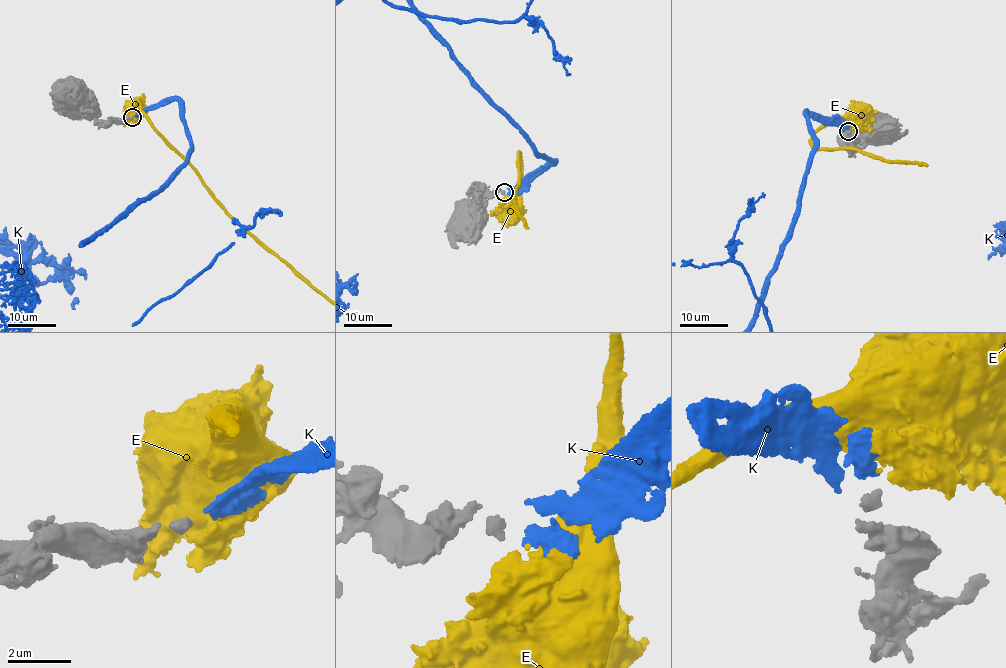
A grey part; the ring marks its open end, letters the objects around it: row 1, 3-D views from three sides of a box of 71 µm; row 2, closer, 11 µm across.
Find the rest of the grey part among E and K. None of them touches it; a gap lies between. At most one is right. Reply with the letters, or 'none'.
K

